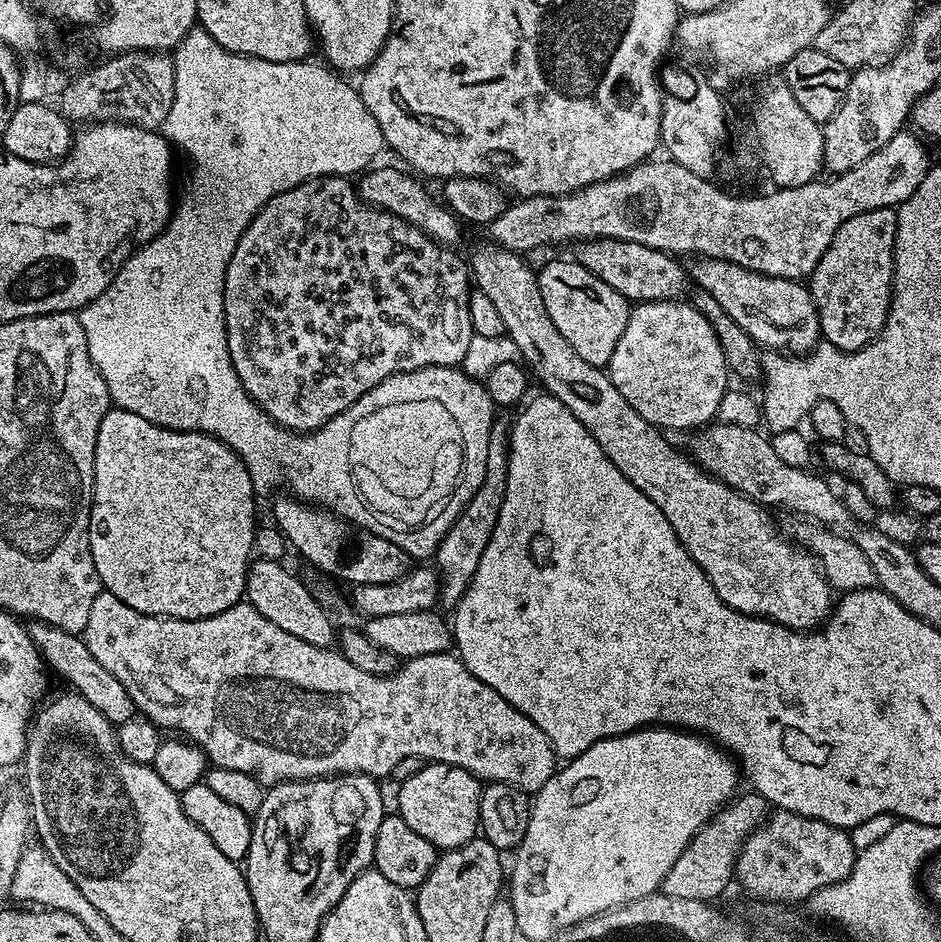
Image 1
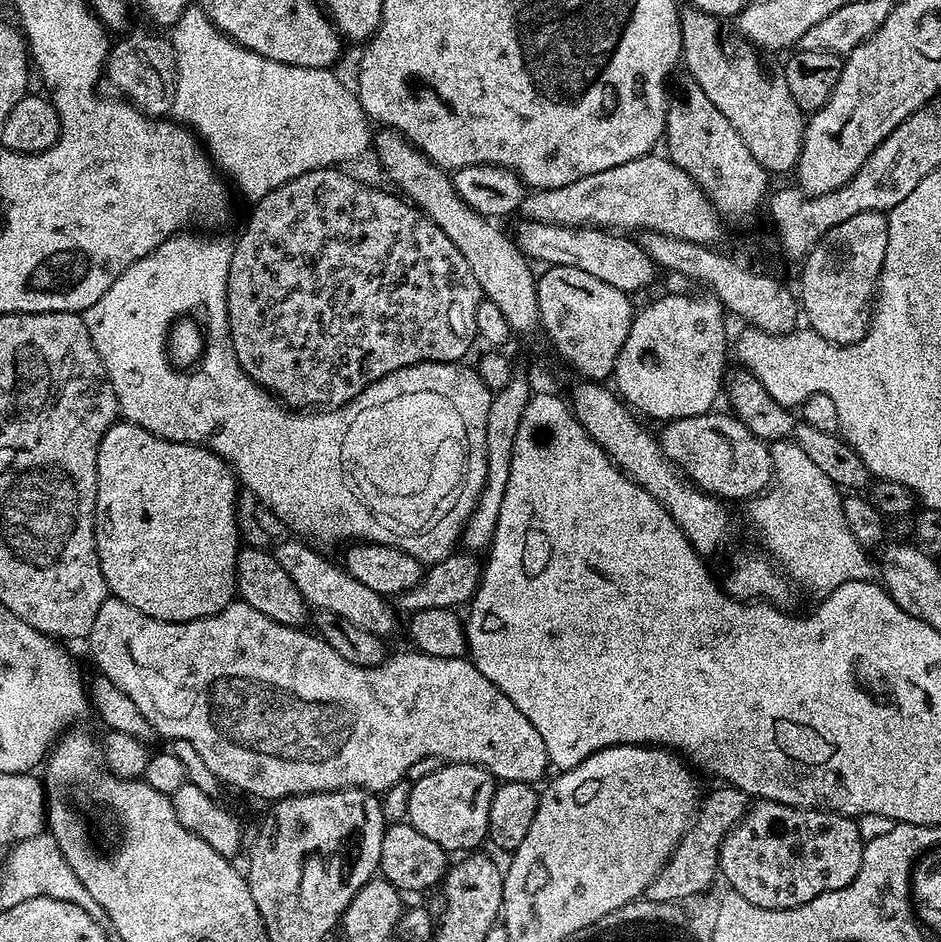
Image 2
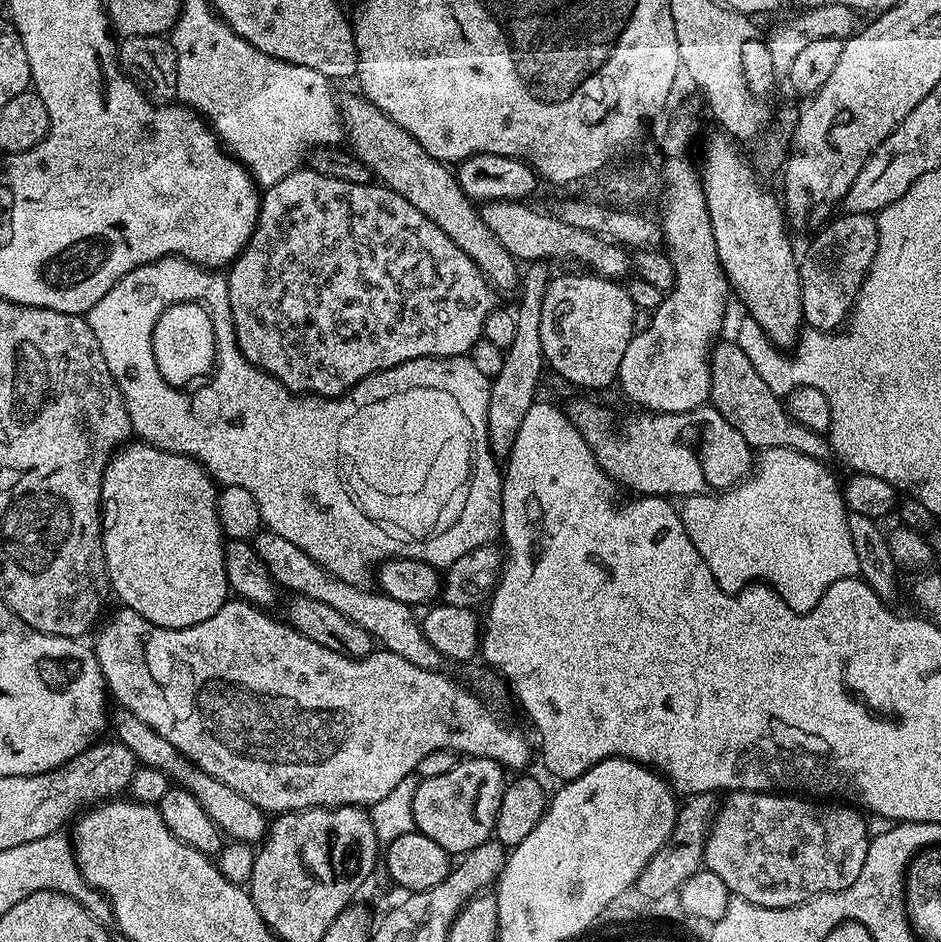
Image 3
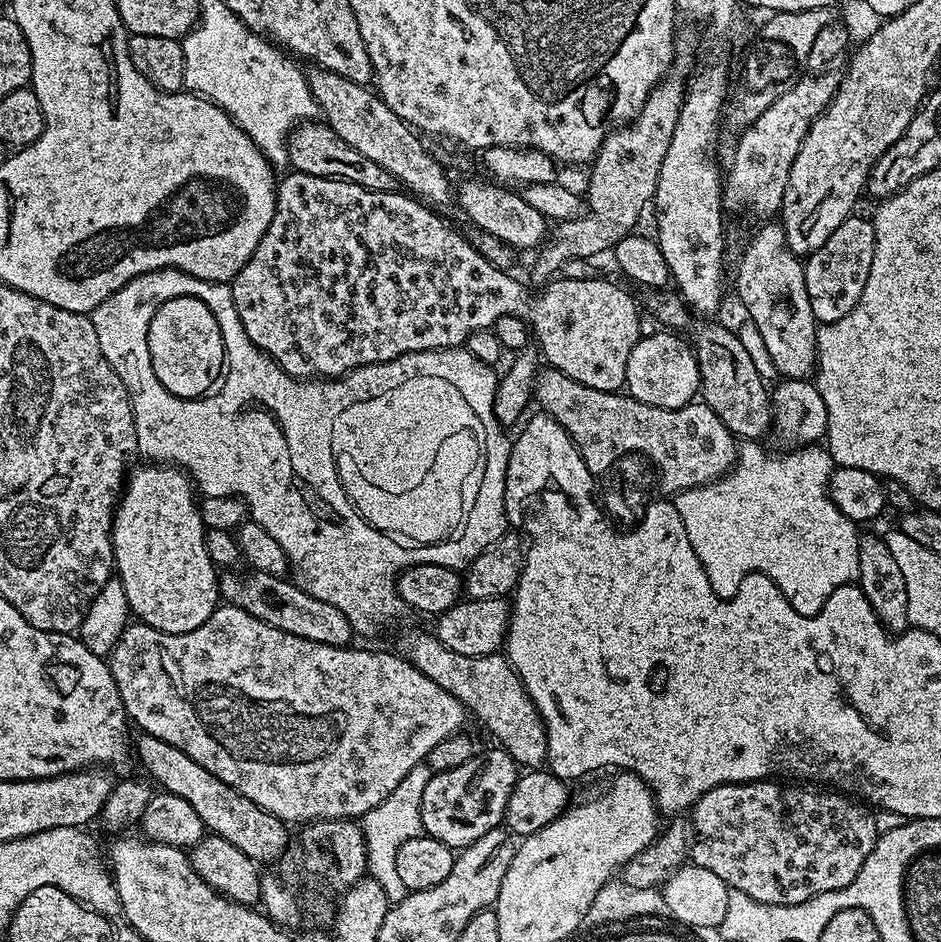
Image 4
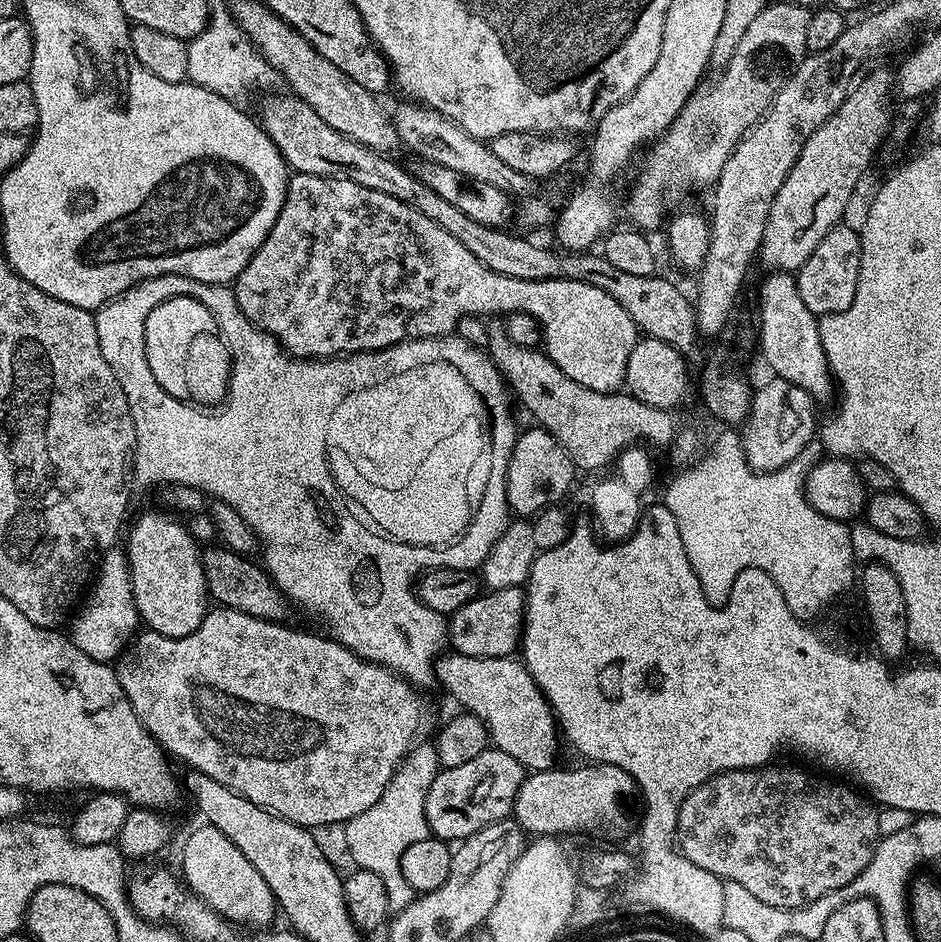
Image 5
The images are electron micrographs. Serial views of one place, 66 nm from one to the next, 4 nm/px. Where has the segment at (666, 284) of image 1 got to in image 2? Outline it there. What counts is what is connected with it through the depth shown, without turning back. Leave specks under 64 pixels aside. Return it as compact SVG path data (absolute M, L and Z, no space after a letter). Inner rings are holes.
M533 220L520 222L514 231L516 244L529 261L541 260L544 266L574 266L574 270L586 270L586 274L618 290L635 294L651 286L658 267L639 242L620 235L624 234L595 226L571 228Z

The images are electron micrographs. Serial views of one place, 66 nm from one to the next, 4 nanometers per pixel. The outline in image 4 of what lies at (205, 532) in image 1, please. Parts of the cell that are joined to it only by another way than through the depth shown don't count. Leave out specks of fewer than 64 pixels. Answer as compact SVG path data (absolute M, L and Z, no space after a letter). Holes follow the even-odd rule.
M144 462L141 465L141 468L133 467L127 473L126 483L116 506L116 514L112 518L112 563L114 565L114 572L122 582L122 590L126 590L126 602L128 603L131 615L139 623L154 626L154 630L162 630L166 634L186 634L190 630L198 630L198 626L202 626L202 622L206 622L206 618L210 618L210 614L214 614L214 610L221 603L218 567L211 560L210 554L206 550L204 519L200 513L198 496L194 491L191 476L183 468L177 468L170 464Z

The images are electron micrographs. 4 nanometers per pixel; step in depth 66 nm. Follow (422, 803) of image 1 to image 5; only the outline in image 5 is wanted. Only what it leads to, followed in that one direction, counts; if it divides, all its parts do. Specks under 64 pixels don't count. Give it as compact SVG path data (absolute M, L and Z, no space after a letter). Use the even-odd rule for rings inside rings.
M490 746L478 758L462 766L441 768L434 782L430 782L430 794L426 794L426 822L428 830L436 839L459 842L478 834L486 826L513 815L518 790L526 775L525 768L510 754L502 754Z

